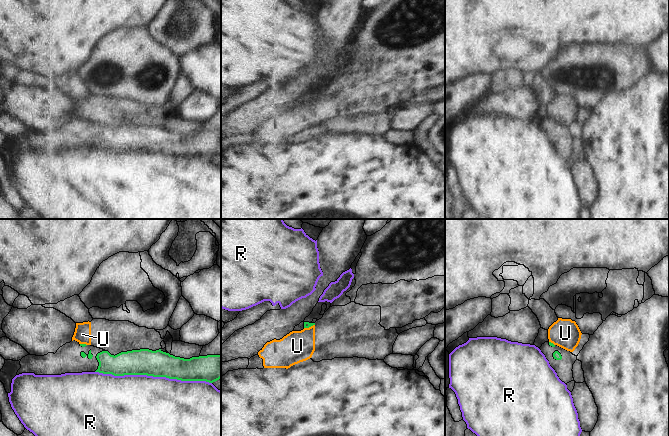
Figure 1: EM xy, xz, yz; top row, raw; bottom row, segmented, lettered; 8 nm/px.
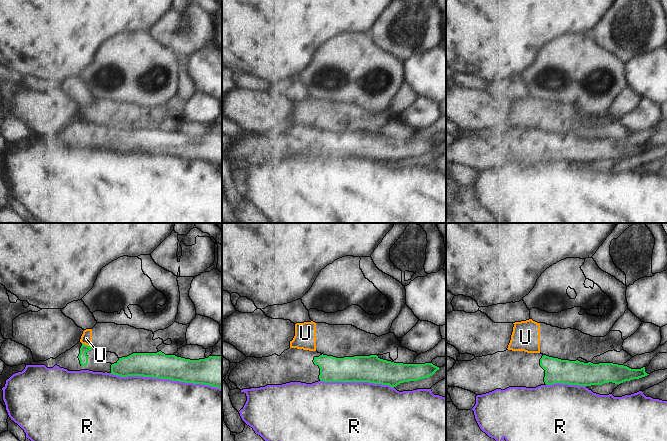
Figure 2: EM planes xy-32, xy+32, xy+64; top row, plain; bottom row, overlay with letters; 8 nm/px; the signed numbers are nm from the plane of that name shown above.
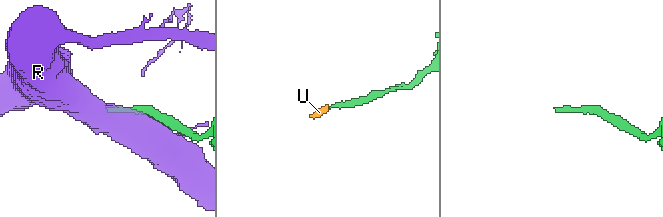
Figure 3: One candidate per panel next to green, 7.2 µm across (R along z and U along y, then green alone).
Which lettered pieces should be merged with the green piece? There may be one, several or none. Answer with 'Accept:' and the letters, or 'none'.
Accept: none

